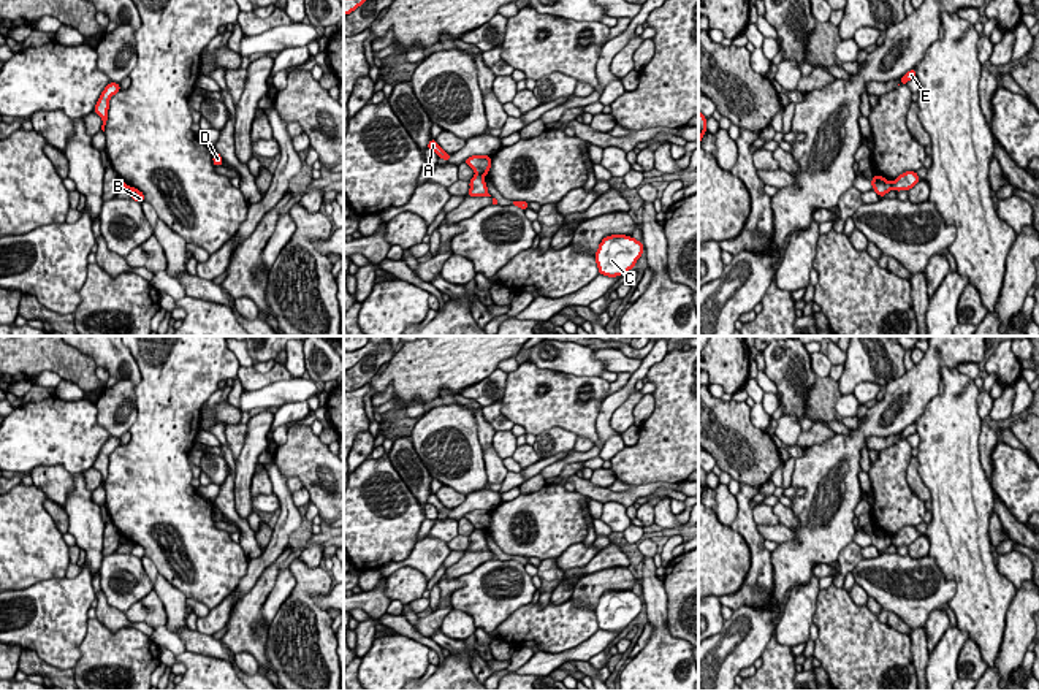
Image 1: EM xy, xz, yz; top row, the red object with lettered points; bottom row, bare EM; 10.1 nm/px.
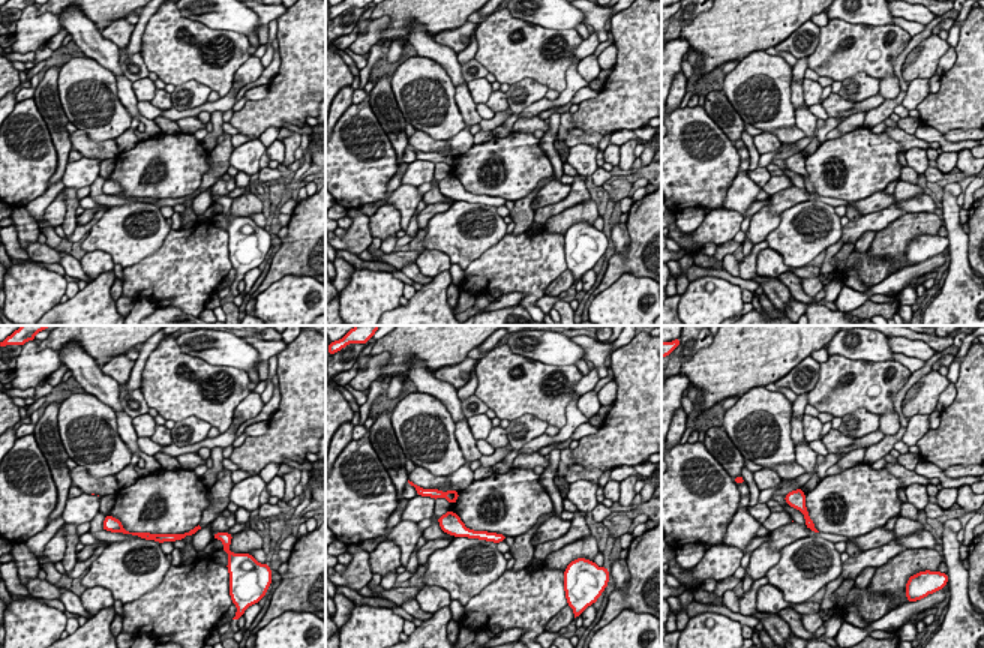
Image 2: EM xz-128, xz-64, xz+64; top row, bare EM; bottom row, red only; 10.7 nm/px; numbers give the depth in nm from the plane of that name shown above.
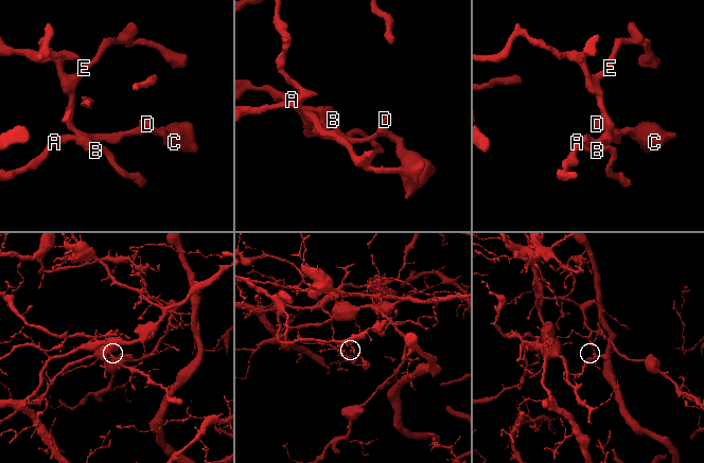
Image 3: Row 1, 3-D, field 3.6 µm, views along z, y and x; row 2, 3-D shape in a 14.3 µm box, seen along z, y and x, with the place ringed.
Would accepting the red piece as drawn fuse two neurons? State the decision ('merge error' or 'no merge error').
merge error

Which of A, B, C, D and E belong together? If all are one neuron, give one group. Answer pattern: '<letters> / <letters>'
A B / C D E

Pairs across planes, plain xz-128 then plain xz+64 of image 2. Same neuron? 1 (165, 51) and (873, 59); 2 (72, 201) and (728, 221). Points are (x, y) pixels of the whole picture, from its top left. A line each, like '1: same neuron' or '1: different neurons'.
1: same neuron
2: different neurons

